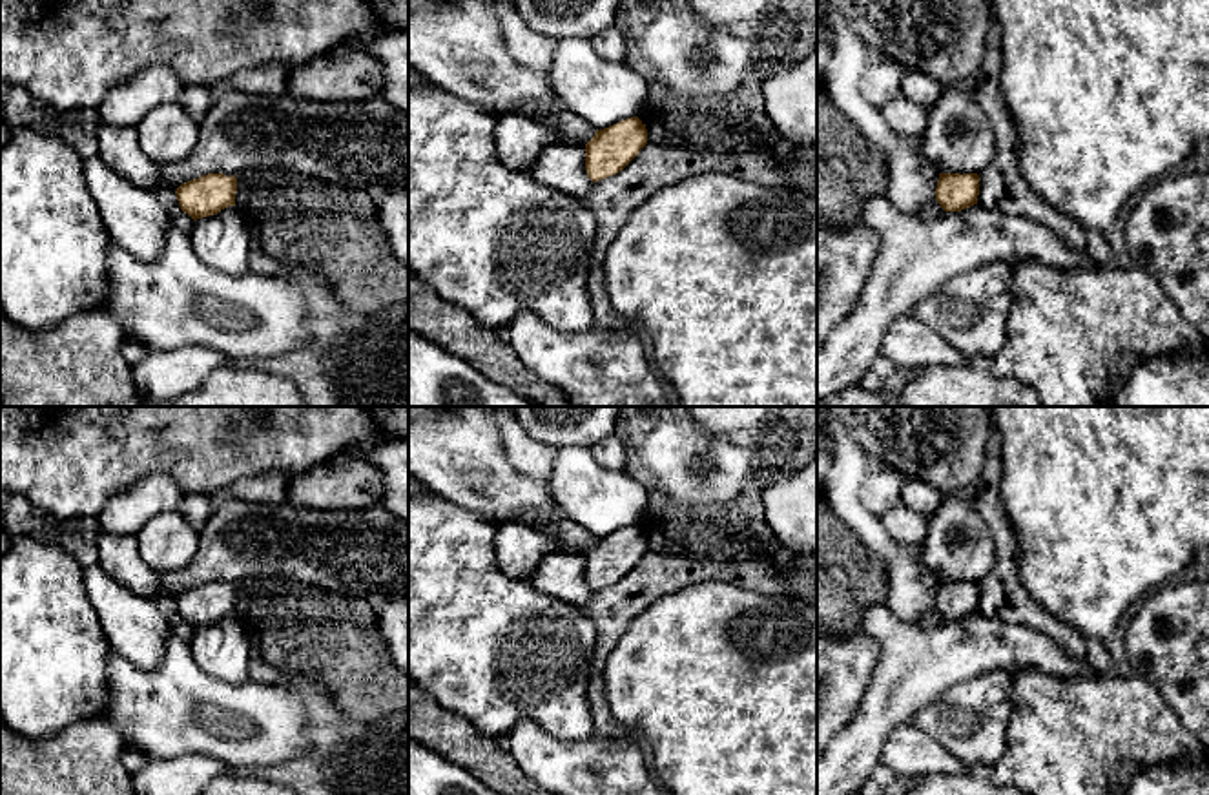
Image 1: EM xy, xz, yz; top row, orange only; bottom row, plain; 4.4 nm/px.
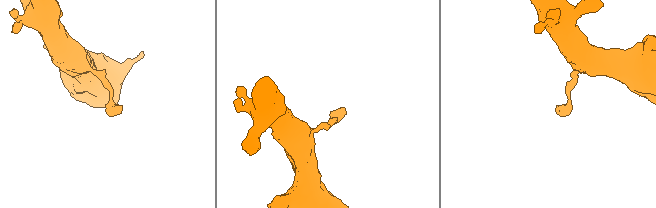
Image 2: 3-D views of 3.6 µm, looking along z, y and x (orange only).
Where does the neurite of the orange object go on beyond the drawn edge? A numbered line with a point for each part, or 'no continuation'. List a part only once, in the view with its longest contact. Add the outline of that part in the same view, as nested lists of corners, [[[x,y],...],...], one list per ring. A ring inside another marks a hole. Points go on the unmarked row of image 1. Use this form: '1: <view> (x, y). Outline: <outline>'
no continuation

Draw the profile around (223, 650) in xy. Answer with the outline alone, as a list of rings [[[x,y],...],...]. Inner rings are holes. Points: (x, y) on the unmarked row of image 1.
[[[239,614],[197,627],[190,647],[197,666],[213,678],[235,686],[250,678],[253,638]]]

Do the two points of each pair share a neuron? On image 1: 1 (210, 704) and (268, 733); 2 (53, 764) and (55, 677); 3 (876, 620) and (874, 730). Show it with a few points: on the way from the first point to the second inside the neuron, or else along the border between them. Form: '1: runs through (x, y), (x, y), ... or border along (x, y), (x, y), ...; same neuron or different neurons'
1: runs through (225, 719), (232, 724), (254, 724); same neuron
2: border along (93, 717), (41, 737), (19, 735); different neurons
3: runs through (890, 648), (890, 686), (883, 702); same neuron

